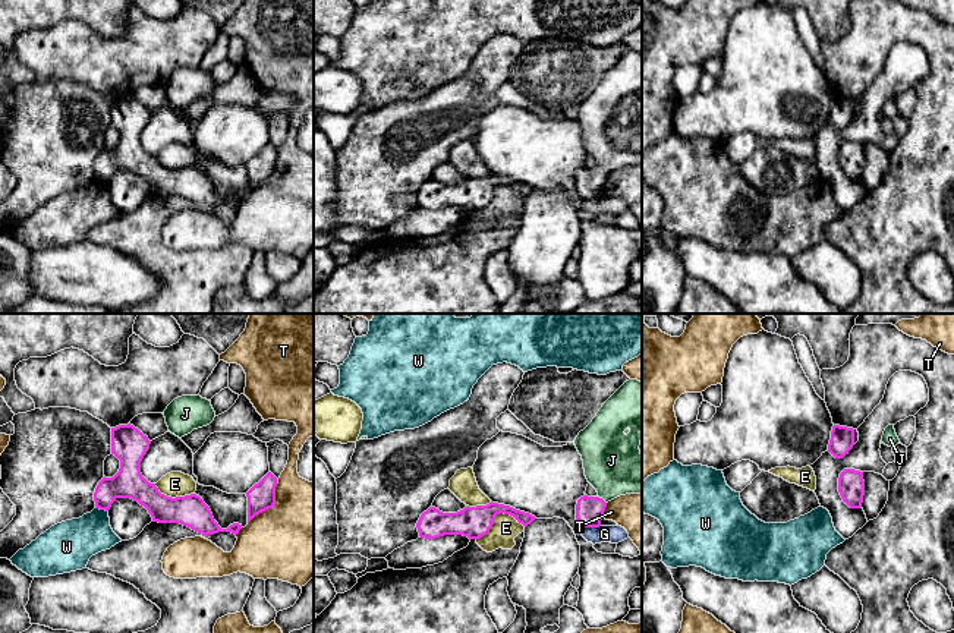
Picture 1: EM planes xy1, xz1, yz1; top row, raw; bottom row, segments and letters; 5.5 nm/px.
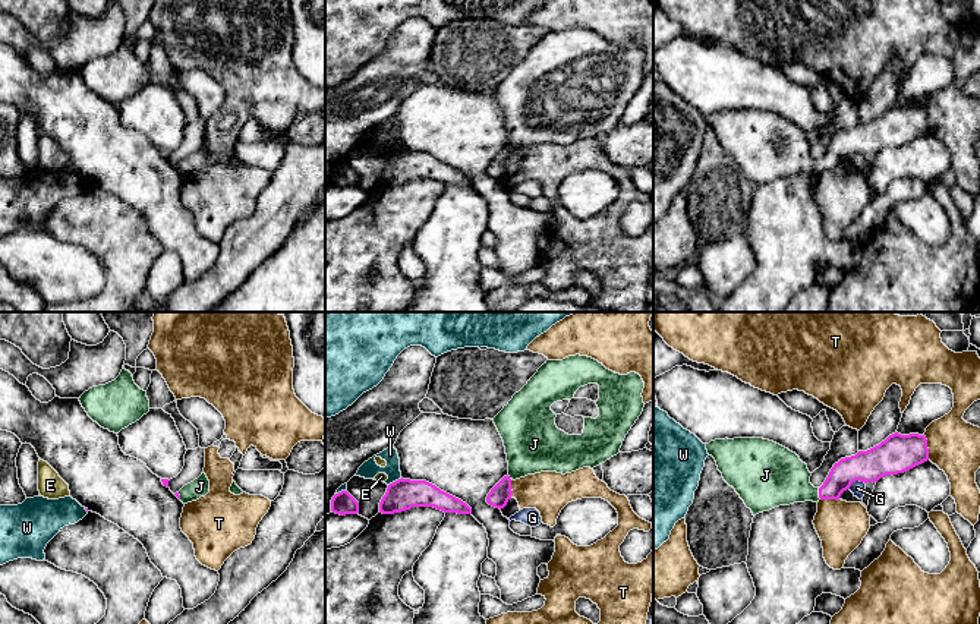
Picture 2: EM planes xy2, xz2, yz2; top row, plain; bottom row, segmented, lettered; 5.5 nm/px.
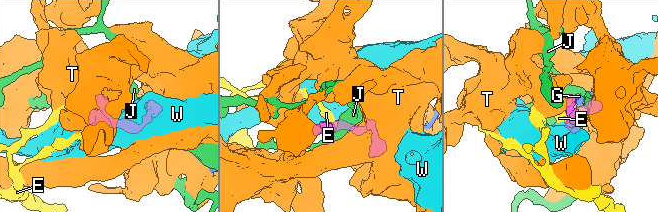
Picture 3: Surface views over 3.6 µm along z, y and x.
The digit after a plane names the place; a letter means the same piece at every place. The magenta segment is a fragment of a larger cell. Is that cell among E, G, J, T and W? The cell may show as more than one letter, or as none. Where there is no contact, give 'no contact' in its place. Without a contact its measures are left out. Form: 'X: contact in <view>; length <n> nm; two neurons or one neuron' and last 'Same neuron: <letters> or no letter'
E: contact in xz1; length 280 nm; two neurons
G: contact in yz2; length 100 nm; two neurons
J: contact in yz2; length 70 nm; one neuron
T: contact in xy1; length 280 nm; two neurons
W: contact in xz2; length 90 nm; two neurons
Same neuron: J

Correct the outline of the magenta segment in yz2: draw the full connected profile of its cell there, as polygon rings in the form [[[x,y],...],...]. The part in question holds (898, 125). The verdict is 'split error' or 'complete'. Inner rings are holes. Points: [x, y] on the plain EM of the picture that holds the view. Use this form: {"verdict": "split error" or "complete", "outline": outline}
{"verdict": "split error", "outline": [[[898,104],[879,117],[841,130],[820,160],[810,155],[807,136],[788,120],[763,110],[715,111],[706,116],[724,152],[735,161],[753,187],[779,177],[839,171],[851,155],[877,154],[929,132],[924,107]]]}

